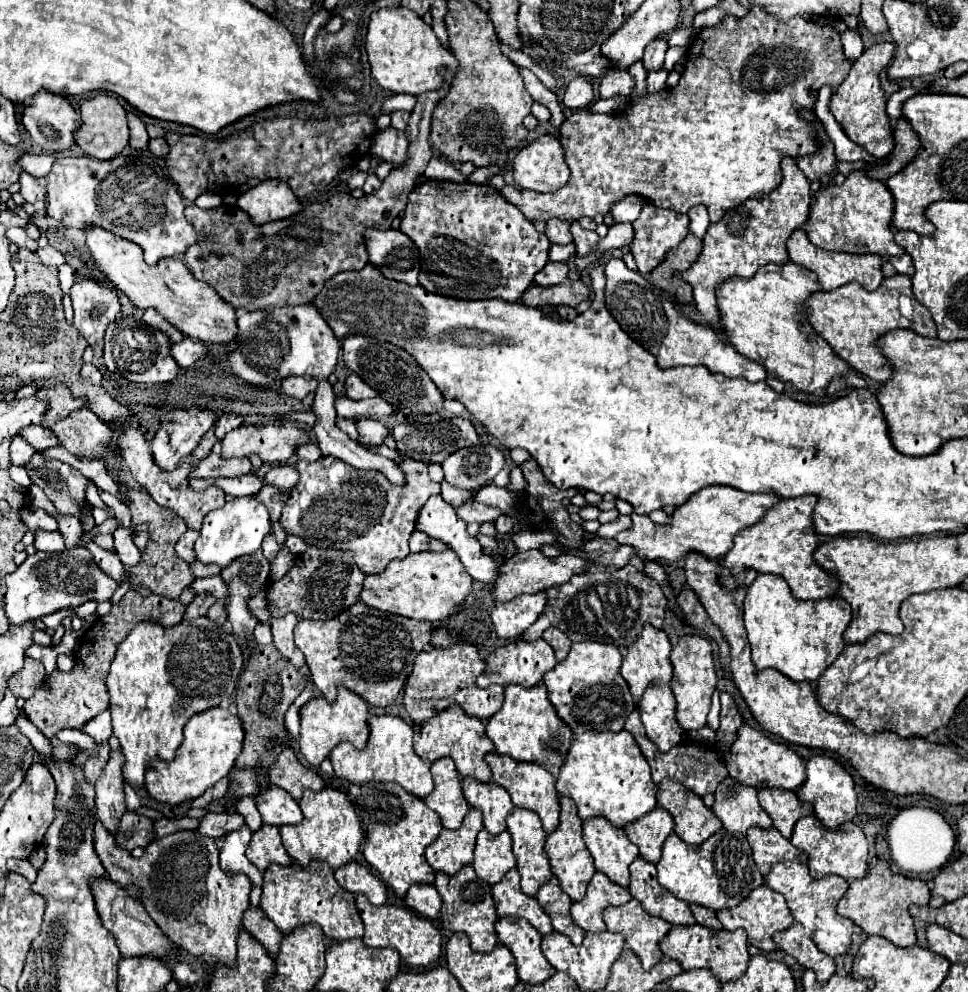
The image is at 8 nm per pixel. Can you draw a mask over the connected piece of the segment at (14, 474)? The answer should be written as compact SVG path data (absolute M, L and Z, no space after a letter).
M9 464L7 470L9 470L11 478L13 478L19 485L23 485L25 488L29 488L32 485L29 476L27 476L27 472L25 472L25 468L17 468L15 464Z

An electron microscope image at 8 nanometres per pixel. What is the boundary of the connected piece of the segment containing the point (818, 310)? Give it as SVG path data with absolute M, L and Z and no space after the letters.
M901 274L883 278L881 286L873 292L861 288L859 284L845 284L831 292L813 292L813 296L807 300L807 322L819 336L823 336L833 352L849 364L849 368L881 384L887 382L893 374L889 362L875 346L875 340L881 334L897 328L907 328L919 332L919 336L937 336L929 310L923 304L917 304L911 292L911 278Z

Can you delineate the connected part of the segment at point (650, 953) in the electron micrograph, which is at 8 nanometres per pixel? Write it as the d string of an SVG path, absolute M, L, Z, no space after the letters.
M637 900L605 908L603 922L609 932L619 932L625 938L625 946L639 956L645 970L663 960L659 940L669 932L671 924L643 912Z

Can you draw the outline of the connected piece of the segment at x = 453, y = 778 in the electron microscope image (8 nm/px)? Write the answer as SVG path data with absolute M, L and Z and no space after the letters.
M439 758L433 762L431 774L435 788L429 796L425 796L425 804L439 814L445 828L455 830L469 812L469 804L461 792L461 776L455 770L455 762L451 758Z

